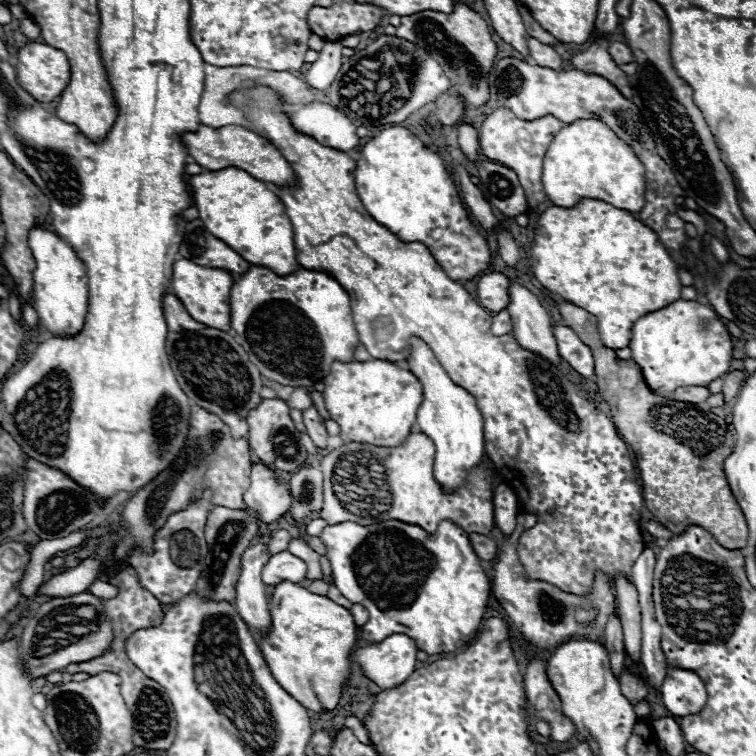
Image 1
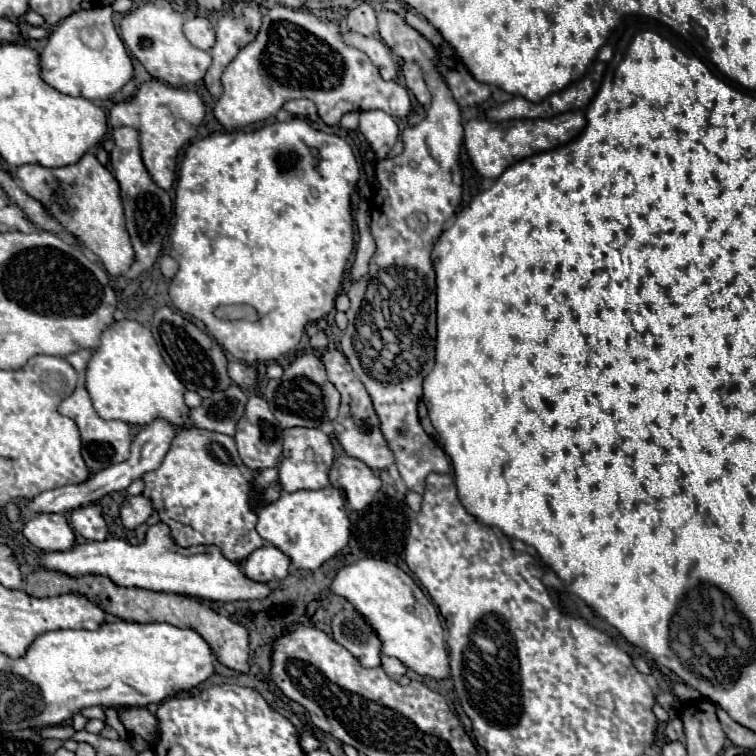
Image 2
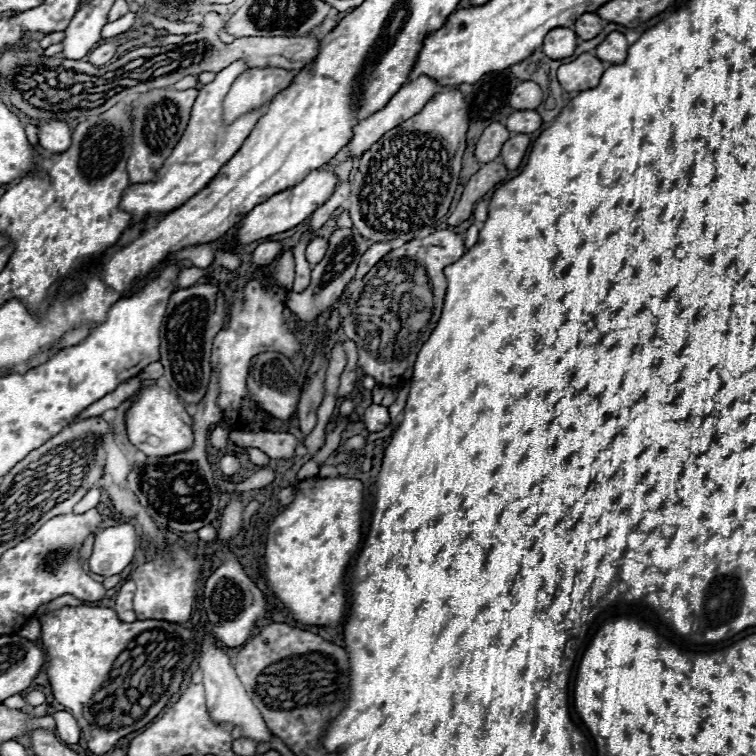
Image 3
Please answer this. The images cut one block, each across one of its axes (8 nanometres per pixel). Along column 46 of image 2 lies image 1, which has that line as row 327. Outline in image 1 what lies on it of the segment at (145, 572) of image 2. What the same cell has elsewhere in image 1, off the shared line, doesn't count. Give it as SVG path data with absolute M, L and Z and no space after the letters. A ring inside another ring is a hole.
M554 326L554 336L558 344L558 354L566 360L578 374L592 378L594 376L594 358L590 348L576 336L568 326Z

